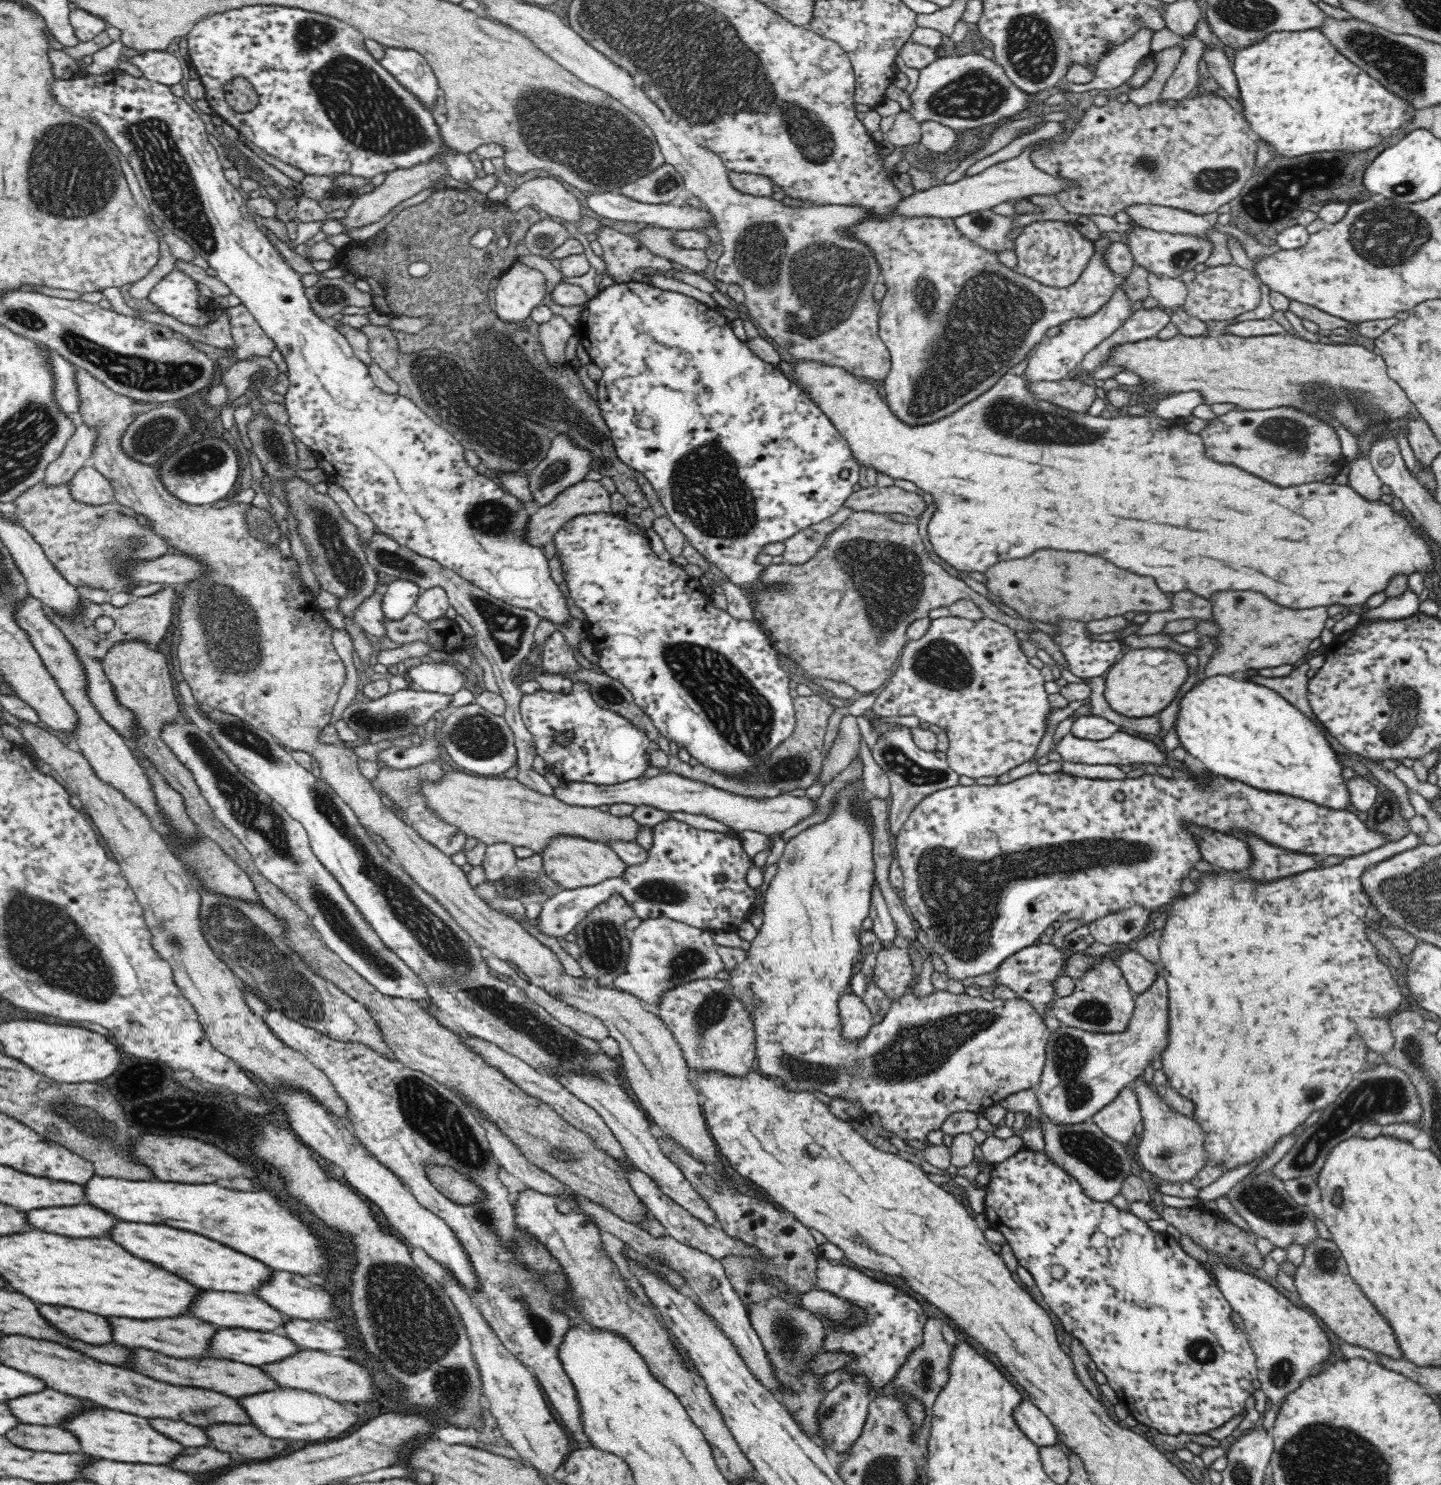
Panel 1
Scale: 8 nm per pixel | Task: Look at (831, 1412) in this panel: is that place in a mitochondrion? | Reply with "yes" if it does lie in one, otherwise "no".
yes

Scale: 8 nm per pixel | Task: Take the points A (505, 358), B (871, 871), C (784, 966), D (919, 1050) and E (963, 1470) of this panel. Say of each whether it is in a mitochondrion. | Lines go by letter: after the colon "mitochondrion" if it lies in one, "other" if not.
A: mitochondrion
B: other
C: other
D: mitochondrion
E: other

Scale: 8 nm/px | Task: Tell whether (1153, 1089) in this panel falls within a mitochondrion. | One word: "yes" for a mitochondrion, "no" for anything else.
no

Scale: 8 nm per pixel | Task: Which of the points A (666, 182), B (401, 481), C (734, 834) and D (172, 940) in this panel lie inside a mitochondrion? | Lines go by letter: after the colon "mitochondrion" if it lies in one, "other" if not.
A: mitochondrion
B: other
C: other
D: mitochondrion

